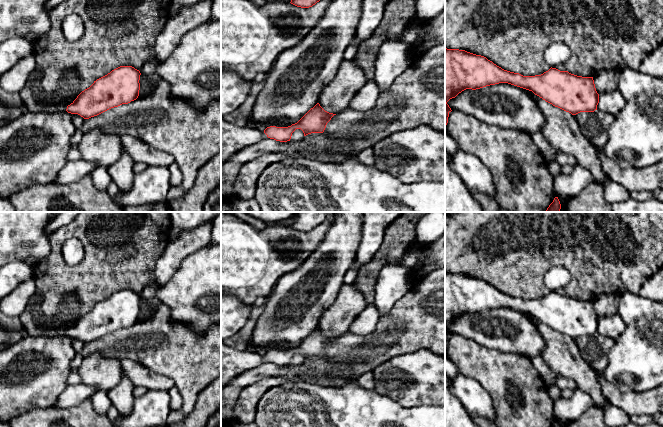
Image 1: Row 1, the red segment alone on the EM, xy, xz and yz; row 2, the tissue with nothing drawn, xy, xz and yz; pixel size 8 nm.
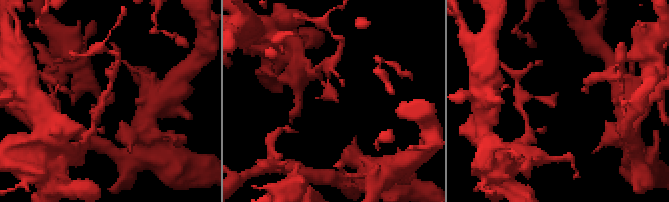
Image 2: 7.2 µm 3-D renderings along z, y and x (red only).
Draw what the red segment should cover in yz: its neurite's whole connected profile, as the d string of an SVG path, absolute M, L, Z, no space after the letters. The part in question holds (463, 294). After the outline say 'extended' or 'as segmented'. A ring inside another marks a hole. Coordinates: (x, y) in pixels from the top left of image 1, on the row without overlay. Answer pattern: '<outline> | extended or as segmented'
M445 272L445 351L452 335L447 326L466 313L508 307L539 320L546 326L576 339L594 336L599 327L593 301L582 301L550 292L541 299L523 300L510 296L465 274Z | as segmented

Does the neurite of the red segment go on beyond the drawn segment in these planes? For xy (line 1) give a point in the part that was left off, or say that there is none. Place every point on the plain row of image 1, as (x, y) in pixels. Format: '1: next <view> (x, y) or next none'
1: next none

